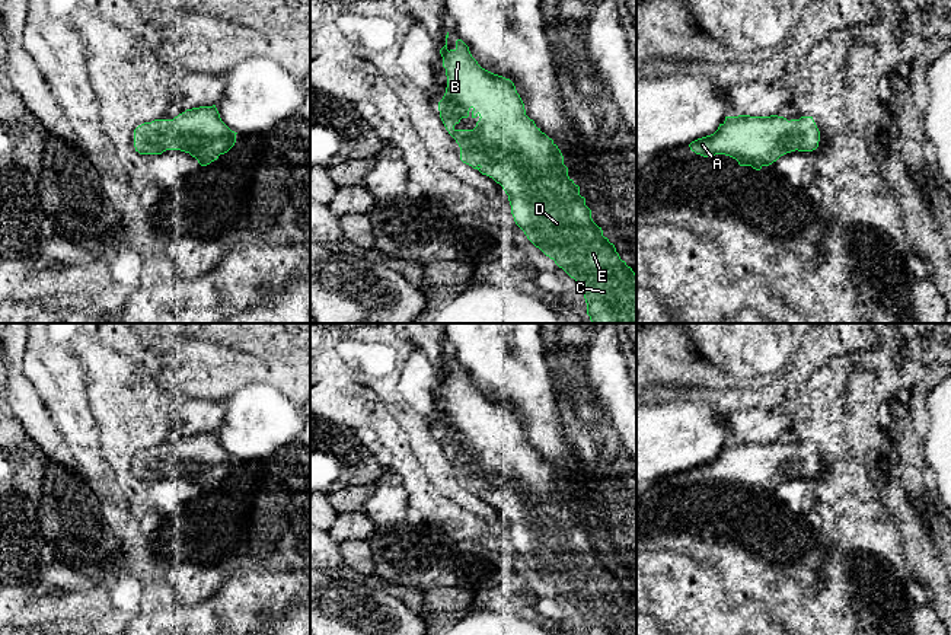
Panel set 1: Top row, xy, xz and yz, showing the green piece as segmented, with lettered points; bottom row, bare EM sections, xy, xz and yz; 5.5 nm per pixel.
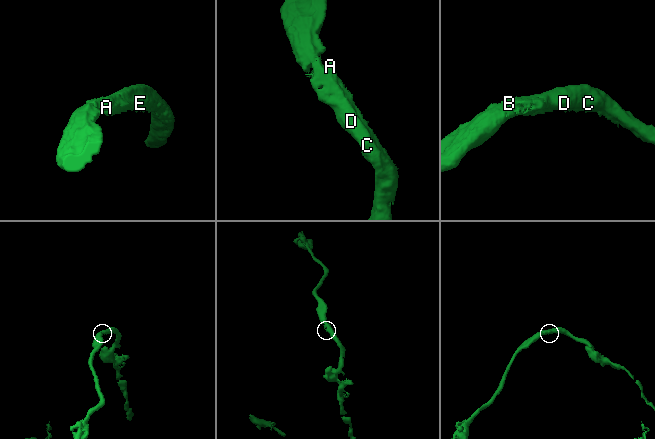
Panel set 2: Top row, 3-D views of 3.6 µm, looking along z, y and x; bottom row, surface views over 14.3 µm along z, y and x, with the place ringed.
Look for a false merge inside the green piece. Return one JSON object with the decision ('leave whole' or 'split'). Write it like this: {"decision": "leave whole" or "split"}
{"decision": "leave whole"}

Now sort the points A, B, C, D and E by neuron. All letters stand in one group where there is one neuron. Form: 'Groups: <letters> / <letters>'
Groups: A B C D E

